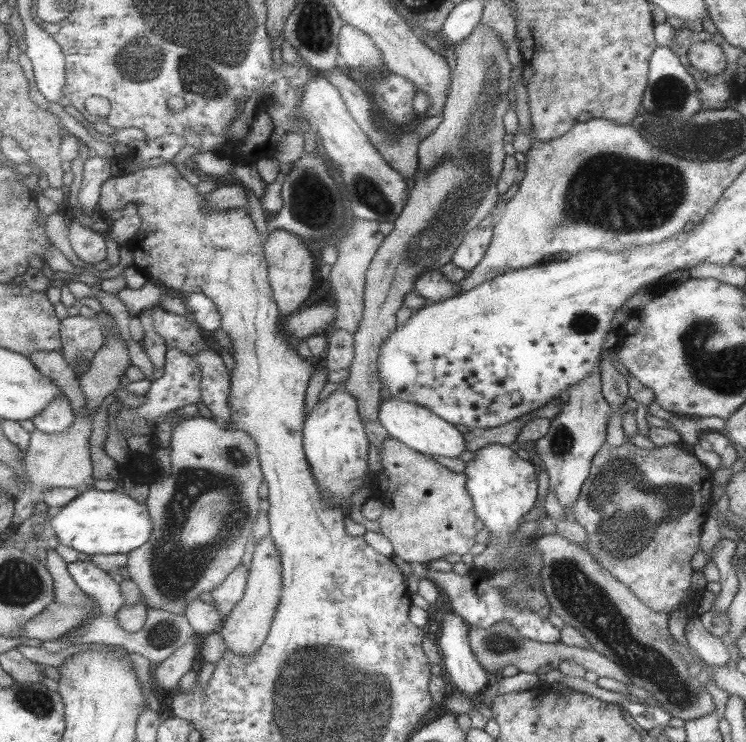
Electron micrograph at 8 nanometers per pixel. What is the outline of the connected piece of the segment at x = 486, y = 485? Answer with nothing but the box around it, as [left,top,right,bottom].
[463,444,538,545]

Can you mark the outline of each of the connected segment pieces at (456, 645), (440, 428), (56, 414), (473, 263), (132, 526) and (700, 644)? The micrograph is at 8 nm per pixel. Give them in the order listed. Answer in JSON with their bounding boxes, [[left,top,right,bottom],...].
[[435,611,493,700],[380,394,466,458],[33,395,78,434],[451,227,493,272],[51,488,154,556],[685,614,730,665]]

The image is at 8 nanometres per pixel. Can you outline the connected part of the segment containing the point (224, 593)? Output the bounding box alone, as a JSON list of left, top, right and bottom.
[212,564,251,620]

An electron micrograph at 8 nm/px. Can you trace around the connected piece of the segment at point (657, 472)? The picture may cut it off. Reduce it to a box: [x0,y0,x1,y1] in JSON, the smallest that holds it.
[571,442,714,613]

